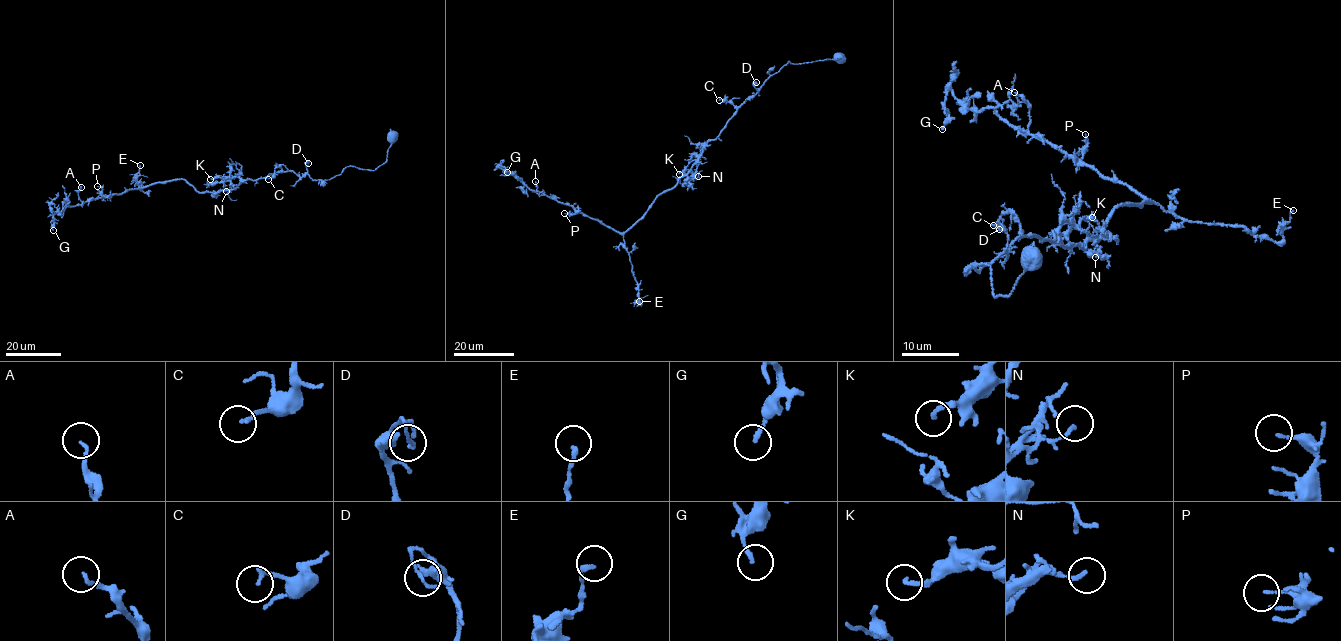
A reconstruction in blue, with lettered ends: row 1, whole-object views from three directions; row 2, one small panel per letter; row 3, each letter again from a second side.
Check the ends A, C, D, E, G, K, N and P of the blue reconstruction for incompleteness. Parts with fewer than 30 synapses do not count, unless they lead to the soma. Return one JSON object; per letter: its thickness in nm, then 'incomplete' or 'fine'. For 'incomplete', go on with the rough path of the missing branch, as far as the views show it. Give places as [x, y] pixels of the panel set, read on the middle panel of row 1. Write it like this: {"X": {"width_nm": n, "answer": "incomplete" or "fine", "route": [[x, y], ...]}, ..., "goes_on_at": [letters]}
{"A": {"width_nm": 150, "answer": "fine"}, "C": {"width_nm": 150, "answer": "fine"}, "D": {"width_nm": 150, "answer": "fine"}, "E": {"width_nm": 180, "answer": "fine"}, "G": {"width_nm": 150, "answer": "fine"}, "K": {"width_nm": 170, "answer": "fine"}, "N": {"width_nm": 140, "answer": "fine"}, "P": {"width_nm": 120, "answer": "fine"}, "goes_on_at": []}

